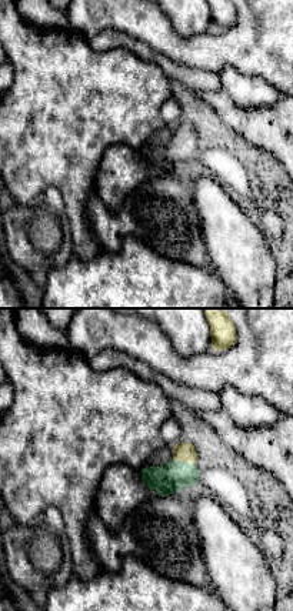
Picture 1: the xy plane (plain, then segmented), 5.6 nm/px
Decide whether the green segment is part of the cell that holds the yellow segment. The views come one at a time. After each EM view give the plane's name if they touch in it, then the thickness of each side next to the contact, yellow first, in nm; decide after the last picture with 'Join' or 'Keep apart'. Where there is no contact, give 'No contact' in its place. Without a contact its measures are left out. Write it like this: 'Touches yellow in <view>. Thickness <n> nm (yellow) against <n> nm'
Touches yellow in xy. Thickness 110 nm (yellow) against 170 nm

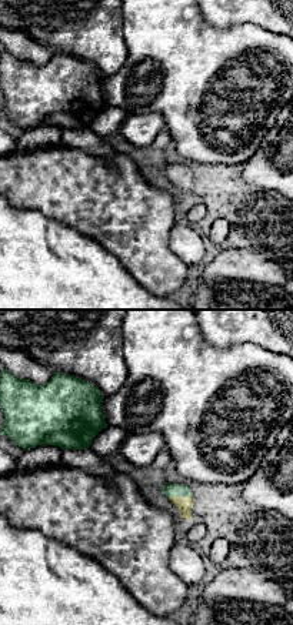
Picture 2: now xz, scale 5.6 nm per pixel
Touches yellow in xz. Thickness 90 nm (yellow) against 80 nm

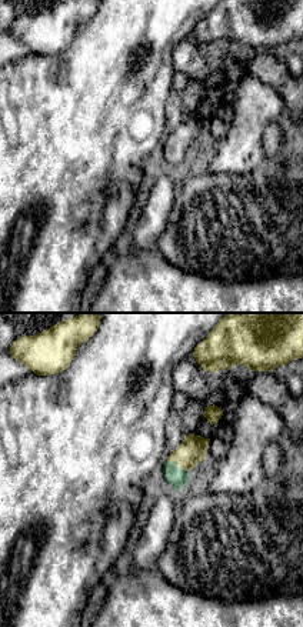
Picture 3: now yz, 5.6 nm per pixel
Touches yellow in yz. Thickness 150 nm (yellow) against 110 nm

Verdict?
Join

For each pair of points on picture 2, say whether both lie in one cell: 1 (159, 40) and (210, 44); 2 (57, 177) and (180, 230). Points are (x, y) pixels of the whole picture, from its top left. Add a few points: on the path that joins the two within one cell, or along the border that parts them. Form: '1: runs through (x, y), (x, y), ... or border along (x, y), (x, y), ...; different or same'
1: runs through (172, 44), (197, 44); same
2: border along (179, 216), (170, 233), (169, 247), (182, 260); different

